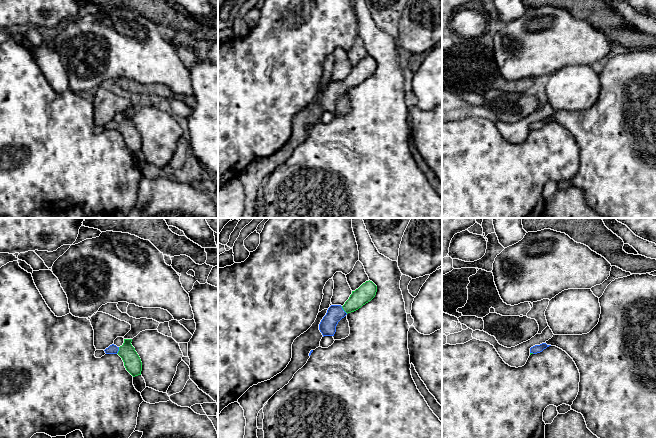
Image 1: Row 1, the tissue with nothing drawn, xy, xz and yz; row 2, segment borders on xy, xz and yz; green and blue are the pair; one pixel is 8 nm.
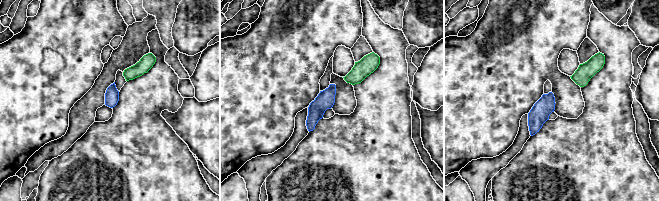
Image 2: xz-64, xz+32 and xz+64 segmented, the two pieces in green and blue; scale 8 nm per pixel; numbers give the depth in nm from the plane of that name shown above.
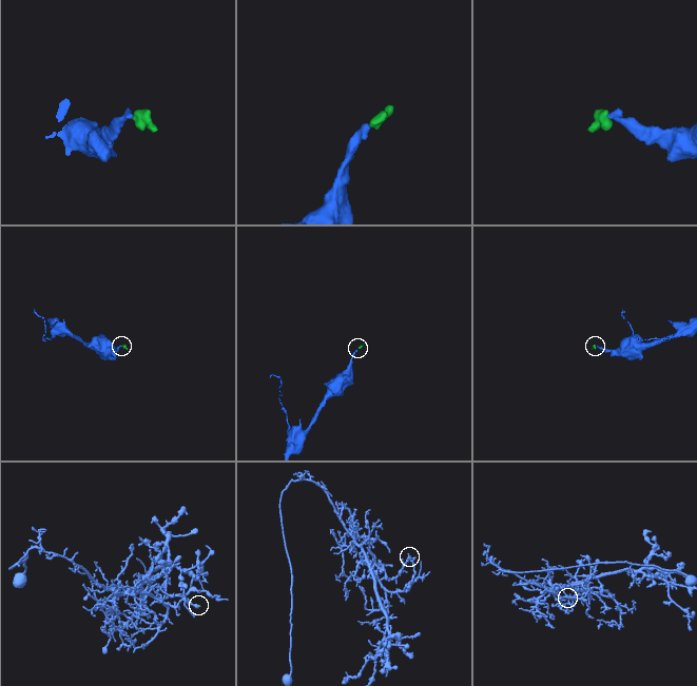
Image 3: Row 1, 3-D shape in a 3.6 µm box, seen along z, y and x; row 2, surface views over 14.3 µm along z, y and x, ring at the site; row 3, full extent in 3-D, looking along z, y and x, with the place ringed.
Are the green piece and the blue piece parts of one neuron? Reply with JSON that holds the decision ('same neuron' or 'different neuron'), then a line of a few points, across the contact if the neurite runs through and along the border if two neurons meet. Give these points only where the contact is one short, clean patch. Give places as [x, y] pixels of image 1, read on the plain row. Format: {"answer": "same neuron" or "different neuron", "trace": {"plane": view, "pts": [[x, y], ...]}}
{"answer": "same neuron", "trace": {"plane": "xz", "pts": [[366, 68], [344, 86], [327, 102]]}}

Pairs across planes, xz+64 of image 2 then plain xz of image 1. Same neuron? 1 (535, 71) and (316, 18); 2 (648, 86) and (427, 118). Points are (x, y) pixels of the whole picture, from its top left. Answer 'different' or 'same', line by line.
1: same
2: different

